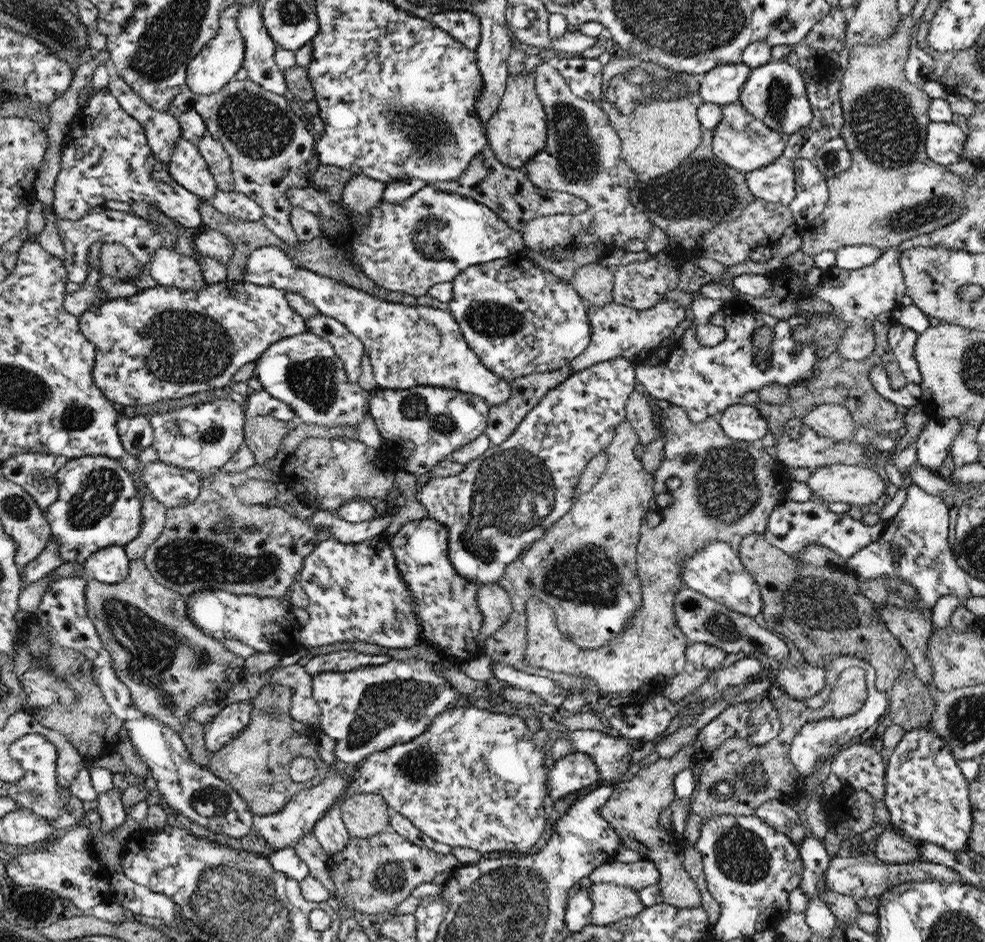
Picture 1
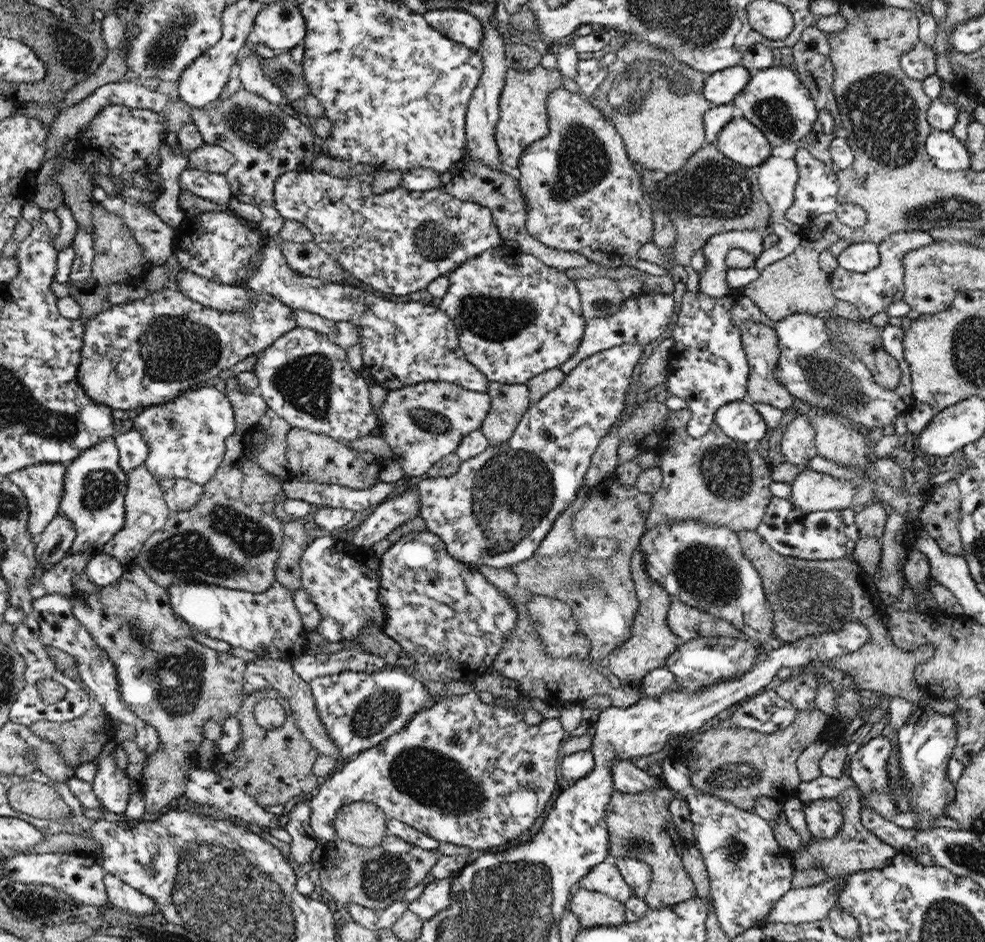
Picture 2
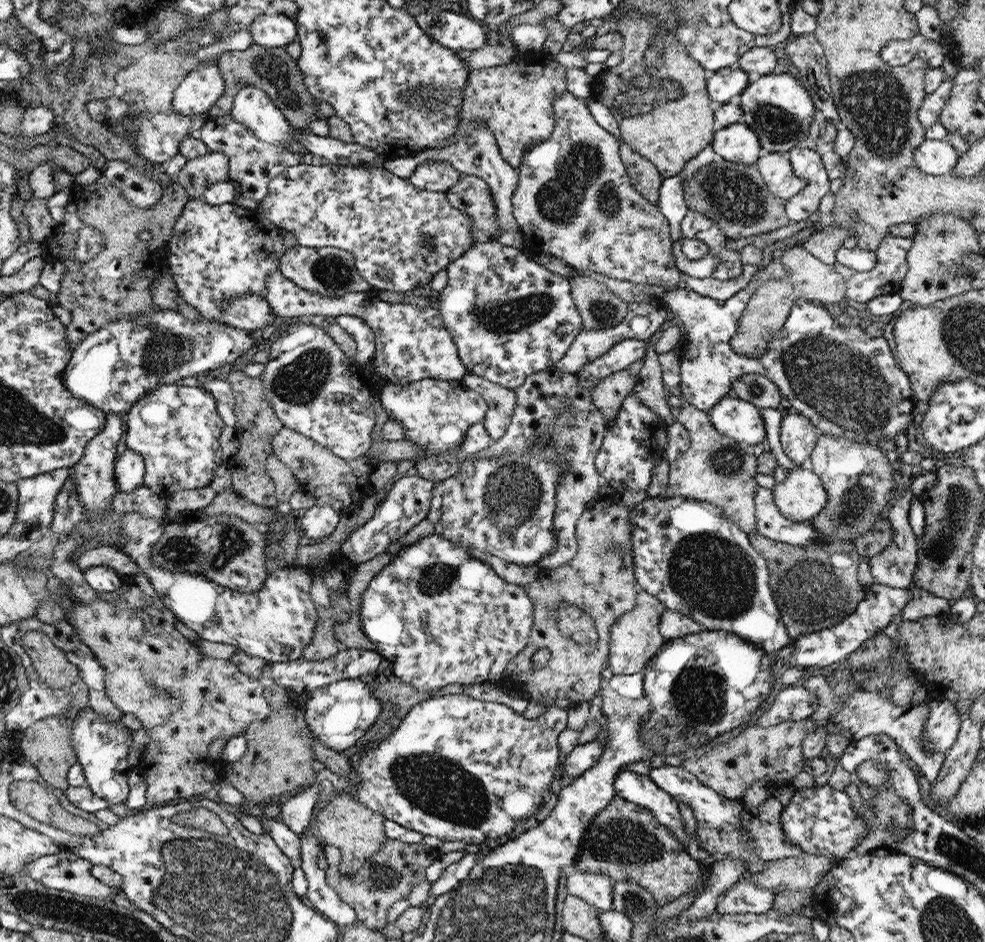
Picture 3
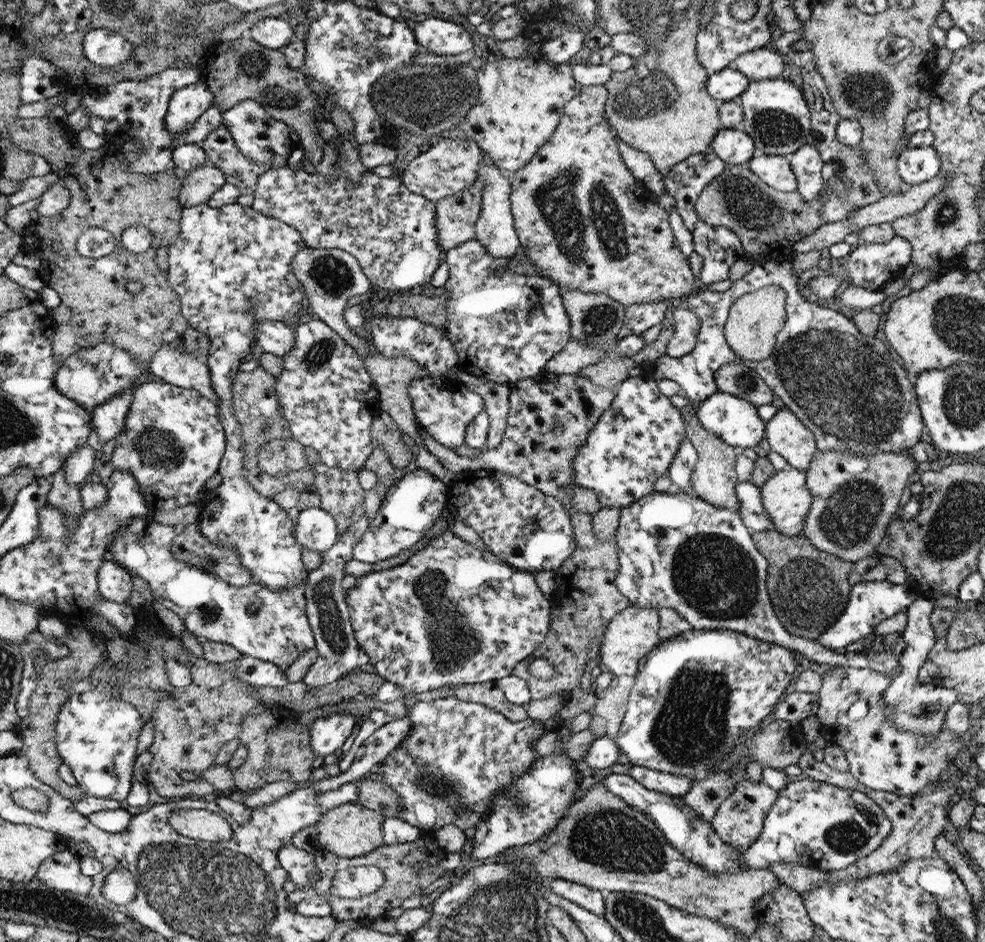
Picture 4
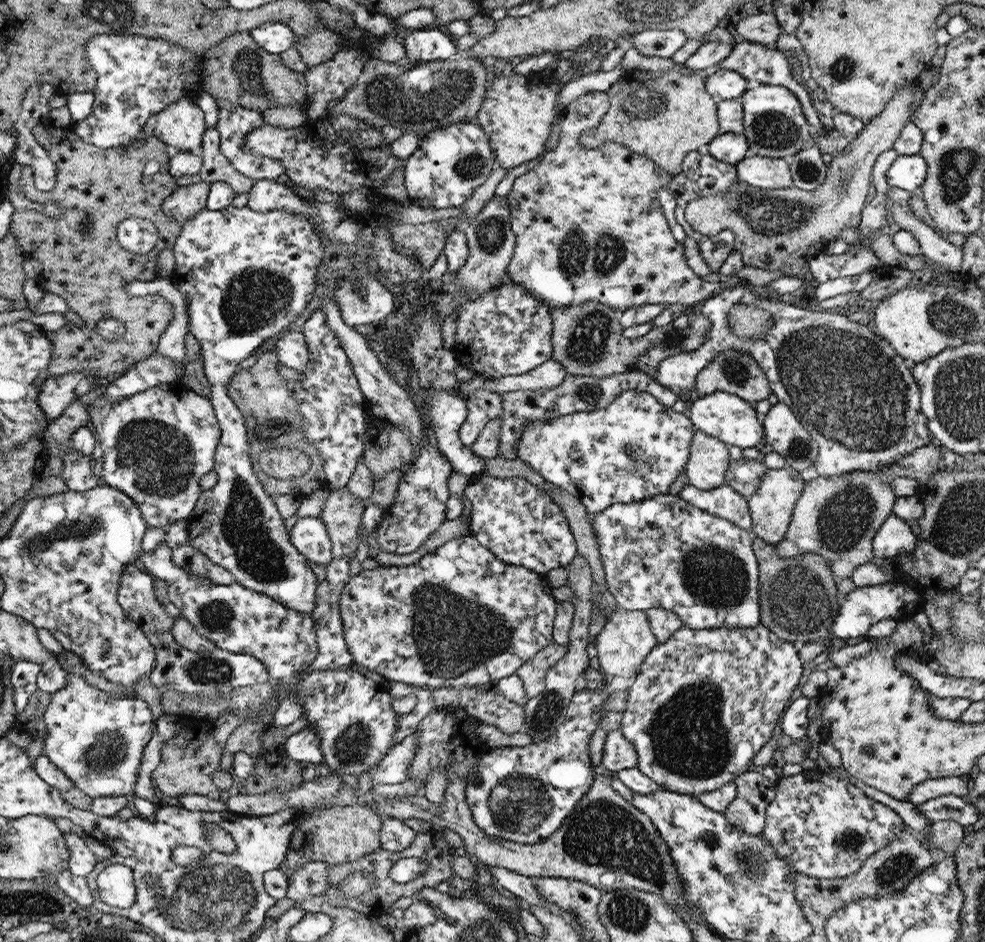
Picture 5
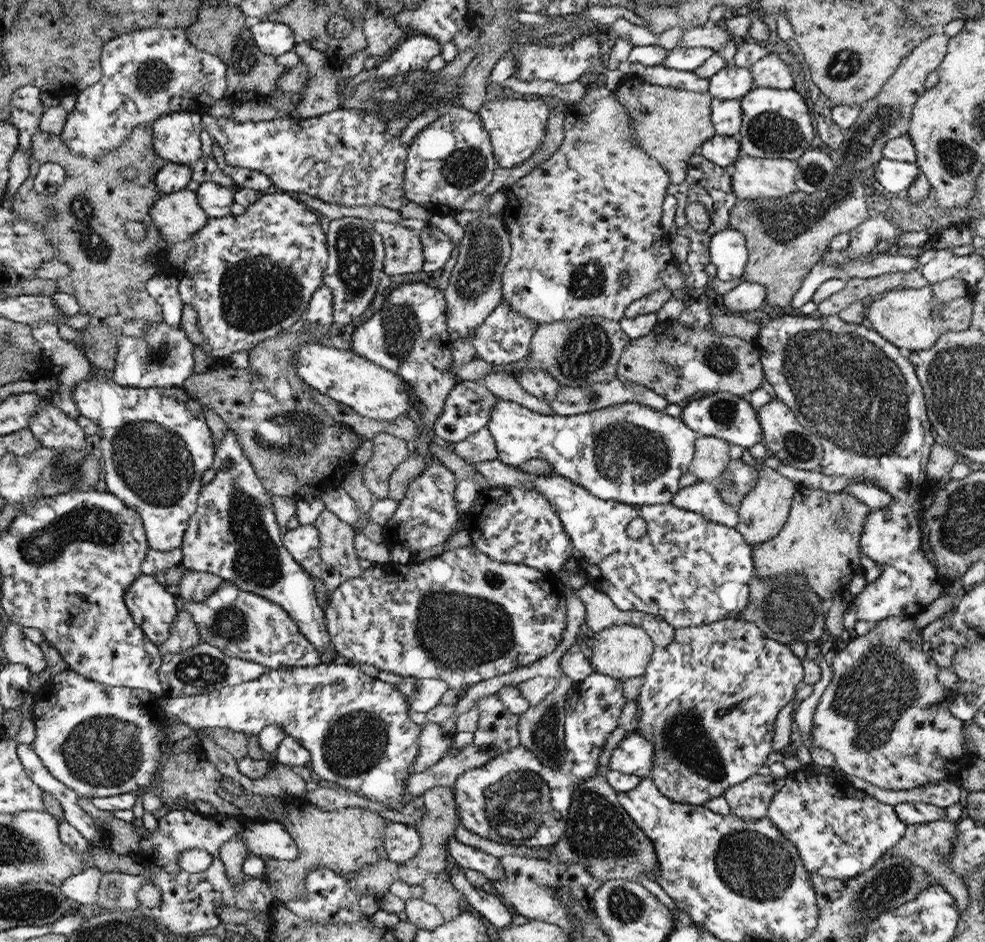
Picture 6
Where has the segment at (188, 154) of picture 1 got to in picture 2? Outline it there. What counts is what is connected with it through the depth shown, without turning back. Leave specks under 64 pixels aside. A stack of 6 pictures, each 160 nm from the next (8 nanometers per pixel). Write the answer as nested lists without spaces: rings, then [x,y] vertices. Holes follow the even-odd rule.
[[[185,168],[179,175],[179,180],[182,187],[216,204],[225,206],[234,195],[230,183],[223,174]]]

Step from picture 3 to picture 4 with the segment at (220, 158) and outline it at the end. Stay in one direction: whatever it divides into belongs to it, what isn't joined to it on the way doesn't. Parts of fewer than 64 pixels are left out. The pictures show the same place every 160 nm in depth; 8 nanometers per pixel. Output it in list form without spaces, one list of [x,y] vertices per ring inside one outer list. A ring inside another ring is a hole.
[[[211,163],[187,171],[182,181],[183,188],[179,194],[179,202],[182,203],[183,208],[210,201],[215,192],[227,184],[223,171],[218,166],[212,166]]]

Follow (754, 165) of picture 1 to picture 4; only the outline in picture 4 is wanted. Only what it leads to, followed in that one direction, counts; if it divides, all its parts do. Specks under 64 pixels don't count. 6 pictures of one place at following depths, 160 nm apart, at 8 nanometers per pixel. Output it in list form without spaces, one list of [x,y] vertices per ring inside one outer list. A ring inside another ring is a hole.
[[[733,129],[720,130],[712,142],[712,152],[726,165],[750,162],[755,154],[755,140],[747,132]]]

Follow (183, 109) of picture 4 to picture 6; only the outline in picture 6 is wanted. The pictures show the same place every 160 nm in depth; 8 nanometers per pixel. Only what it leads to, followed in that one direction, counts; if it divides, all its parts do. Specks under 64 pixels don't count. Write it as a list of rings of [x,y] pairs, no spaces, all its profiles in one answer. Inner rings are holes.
[[[172,112],[153,123],[155,153],[168,163],[195,164],[203,156],[202,115],[195,112]]]

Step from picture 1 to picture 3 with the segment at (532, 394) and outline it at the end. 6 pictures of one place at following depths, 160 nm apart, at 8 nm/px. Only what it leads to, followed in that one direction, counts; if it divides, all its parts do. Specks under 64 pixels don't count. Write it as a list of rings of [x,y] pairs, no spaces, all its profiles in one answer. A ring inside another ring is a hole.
[[[471,373],[466,374],[461,382],[478,391],[487,400],[490,409],[482,421],[494,442],[501,439],[511,424],[516,406],[519,405],[519,396],[516,395],[515,389],[500,386],[500,383],[490,382]]]

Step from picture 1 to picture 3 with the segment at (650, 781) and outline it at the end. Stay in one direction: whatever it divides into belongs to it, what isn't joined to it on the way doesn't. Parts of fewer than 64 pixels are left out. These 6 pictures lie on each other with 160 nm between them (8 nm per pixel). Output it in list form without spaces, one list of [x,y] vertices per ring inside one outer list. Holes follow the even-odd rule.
[[[616,795],[609,802],[609,805],[602,810],[602,813],[596,815],[593,825],[588,826],[588,833],[584,833],[582,852],[580,852],[576,868],[582,873],[604,874],[615,883],[632,881],[646,889],[656,899],[657,905],[662,907],[664,904],[680,898],[680,896],[684,897],[692,890],[696,891],[698,889],[697,896],[704,891],[708,881],[702,884],[702,865],[701,862],[688,855],[688,852],[680,845],[672,831],[668,831],[668,827],[660,824],[659,820],[656,820],[656,816],[652,815],[652,812]]]

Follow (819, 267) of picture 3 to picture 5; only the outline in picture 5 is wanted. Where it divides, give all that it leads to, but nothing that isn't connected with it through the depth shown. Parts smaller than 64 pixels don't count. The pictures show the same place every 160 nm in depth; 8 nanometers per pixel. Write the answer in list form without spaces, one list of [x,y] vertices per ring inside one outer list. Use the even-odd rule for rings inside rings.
[[[743,301],[728,311],[728,325],[732,334],[742,340],[765,339],[773,330],[773,314],[757,307],[748,307]]]

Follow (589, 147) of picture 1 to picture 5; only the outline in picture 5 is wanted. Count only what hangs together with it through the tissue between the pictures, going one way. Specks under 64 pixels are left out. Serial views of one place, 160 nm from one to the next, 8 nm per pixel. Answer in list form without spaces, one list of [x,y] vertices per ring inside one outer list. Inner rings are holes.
[[[590,91],[577,98],[574,102],[563,107],[559,119],[560,137],[557,145],[542,155],[539,163],[530,170],[518,176],[511,192],[507,195],[507,202],[511,209],[511,226],[514,233],[518,236],[515,242],[514,256],[511,258],[511,264],[508,265],[507,272],[509,281],[523,286],[534,298],[539,298],[554,311],[556,308],[565,308],[565,306],[580,306],[585,302],[595,300],[604,306],[611,306],[614,310],[628,310],[633,306],[642,306],[645,304],[670,304],[680,303],[688,309],[696,309],[708,297],[717,292],[719,284],[702,280],[701,276],[696,276],[688,266],[684,258],[684,246],[674,240],[675,235],[671,233],[671,227],[668,226],[667,217],[662,214],[662,204],[659,201],[658,193],[663,188],[668,189],[673,175],[665,171],[657,162],[649,159],[643,154],[638,154],[630,150],[627,146],[620,143],[608,142],[594,149],[586,149],[579,143],[580,136],[592,130],[600,124],[611,108],[610,96],[604,91]]]

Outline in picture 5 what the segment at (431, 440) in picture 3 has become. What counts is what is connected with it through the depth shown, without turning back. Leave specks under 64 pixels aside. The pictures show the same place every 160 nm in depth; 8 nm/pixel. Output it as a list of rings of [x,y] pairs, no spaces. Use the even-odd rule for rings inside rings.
[[[441,390],[440,393],[432,393],[432,395],[424,393],[424,395],[420,395],[420,398],[422,398],[422,402],[428,406],[428,417],[431,418],[433,431],[439,442],[439,449],[446,458],[452,461],[452,466],[454,466],[456,472],[466,477],[484,473],[484,469],[486,468],[484,459],[480,458],[479,455],[477,455],[471,447],[468,447],[459,437],[459,428],[468,417],[468,402],[464,400],[462,394],[456,392],[452,395],[446,393],[445,390]]]

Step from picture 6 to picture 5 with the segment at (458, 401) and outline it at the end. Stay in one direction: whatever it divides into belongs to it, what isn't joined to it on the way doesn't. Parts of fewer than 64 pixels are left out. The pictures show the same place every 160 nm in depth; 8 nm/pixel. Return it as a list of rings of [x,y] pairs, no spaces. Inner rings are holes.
[[[480,389],[478,392],[461,393],[468,402],[468,417],[459,428],[459,437],[471,447],[482,429],[492,420],[501,418],[502,400],[500,395]]]

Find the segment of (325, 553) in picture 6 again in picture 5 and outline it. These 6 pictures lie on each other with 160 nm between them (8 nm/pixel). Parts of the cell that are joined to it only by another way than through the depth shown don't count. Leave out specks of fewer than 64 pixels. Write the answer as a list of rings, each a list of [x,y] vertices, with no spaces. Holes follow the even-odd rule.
[[[264,352],[260,356],[257,356],[257,362],[251,368],[246,370],[238,369],[236,374],[234,374],[234,378],[232,378],[227,384],[228,397],[234,401],[236,406],[238,406],[239,410],[243,413],[243,419],[247,425],[247,435],[250,439],[251,461],[255,464],[255,473],[258,475],[259,481],[262,482],[264,488],[266,488],[266,491],[274,497],[282,495],[295,495],[301,499],[320,488],[329,488],[327,479],[325,478],[325,474],[323,472],[325,460],[322,458],[317,446],[310,439],[306,438],[306,434],[303,430],[303,414],[300,413],[300,410],[298,410],[298,402],[294,400],[294,394],[292,394],[294,384],[288,384],[282,376],[278,376],[278,362],[276,362],[276,358],[276,352]],[[346,486],[342,488],[329,488],[329,490],[330,493],[319,517],[326,525],[328,536],[330,537],[331,556],[332,558],[353,559],[353,552],[356,551],[359,545],[358,527],[361,524],[361,518],[368,503],[352,495]]]

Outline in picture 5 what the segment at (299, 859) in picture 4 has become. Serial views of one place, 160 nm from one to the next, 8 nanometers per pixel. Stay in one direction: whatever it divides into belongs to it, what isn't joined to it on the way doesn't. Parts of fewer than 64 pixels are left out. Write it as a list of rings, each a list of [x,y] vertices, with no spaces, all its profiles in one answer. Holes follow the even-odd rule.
[[[311,860],[288,877],[289,889],[286,896],[300,902],[311,896],[320,898],[328,891],[328,870],[326,863]]]

